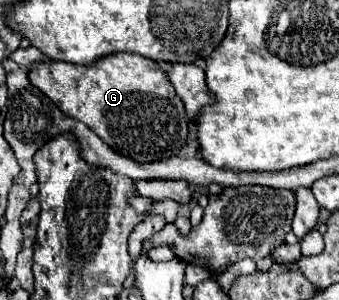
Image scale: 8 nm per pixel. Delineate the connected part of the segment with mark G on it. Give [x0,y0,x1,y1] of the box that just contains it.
[29,54,189,162]

